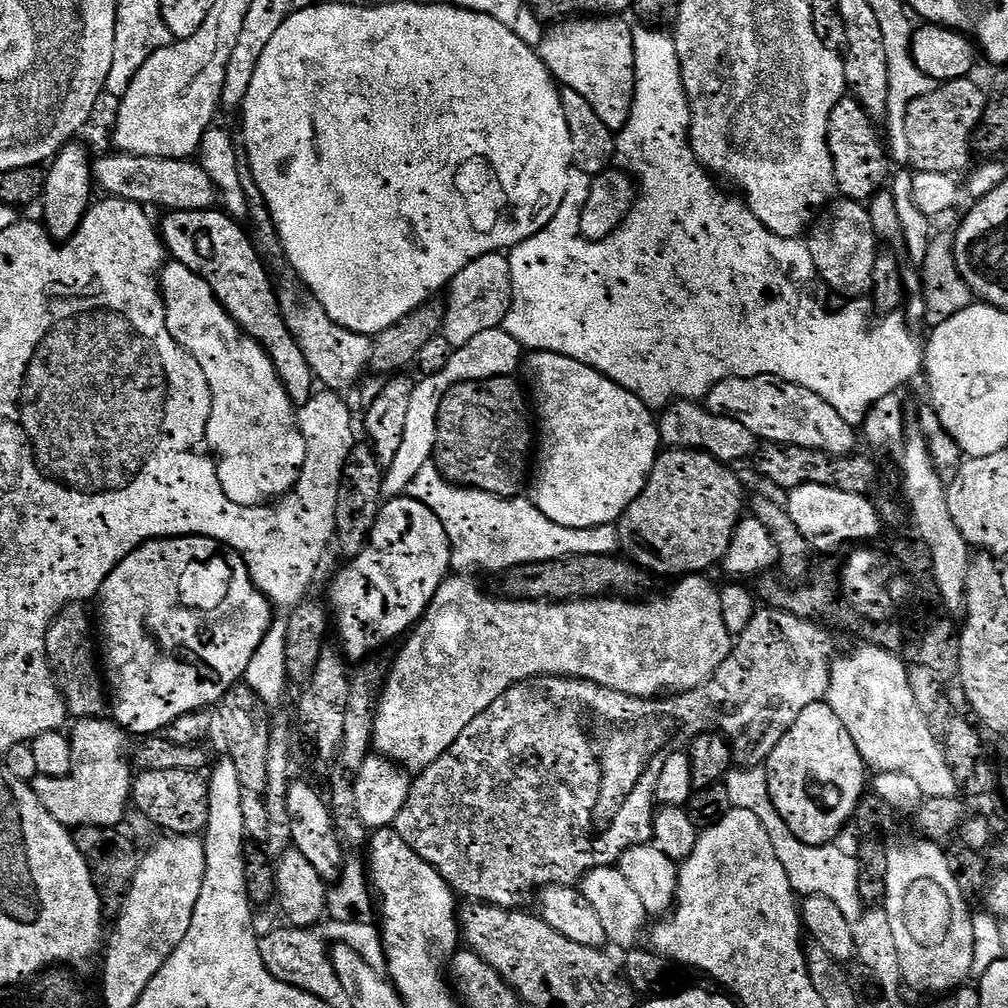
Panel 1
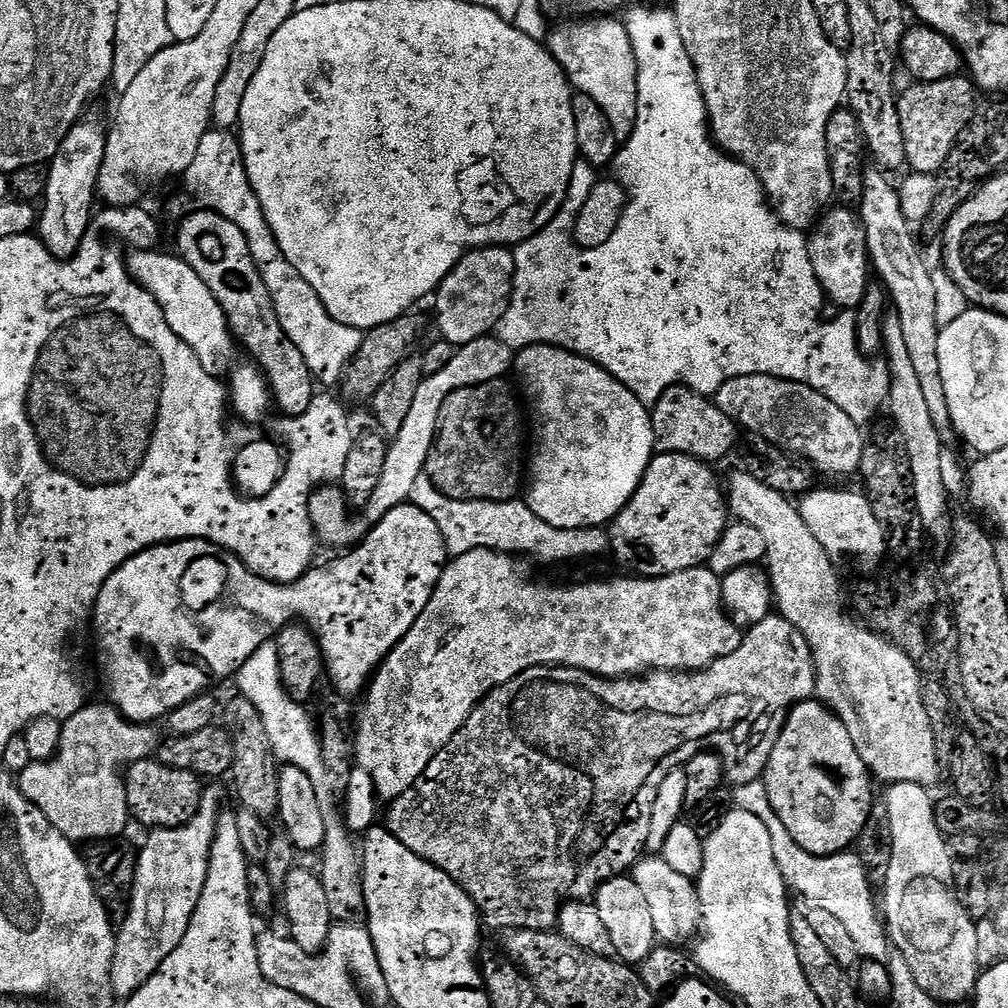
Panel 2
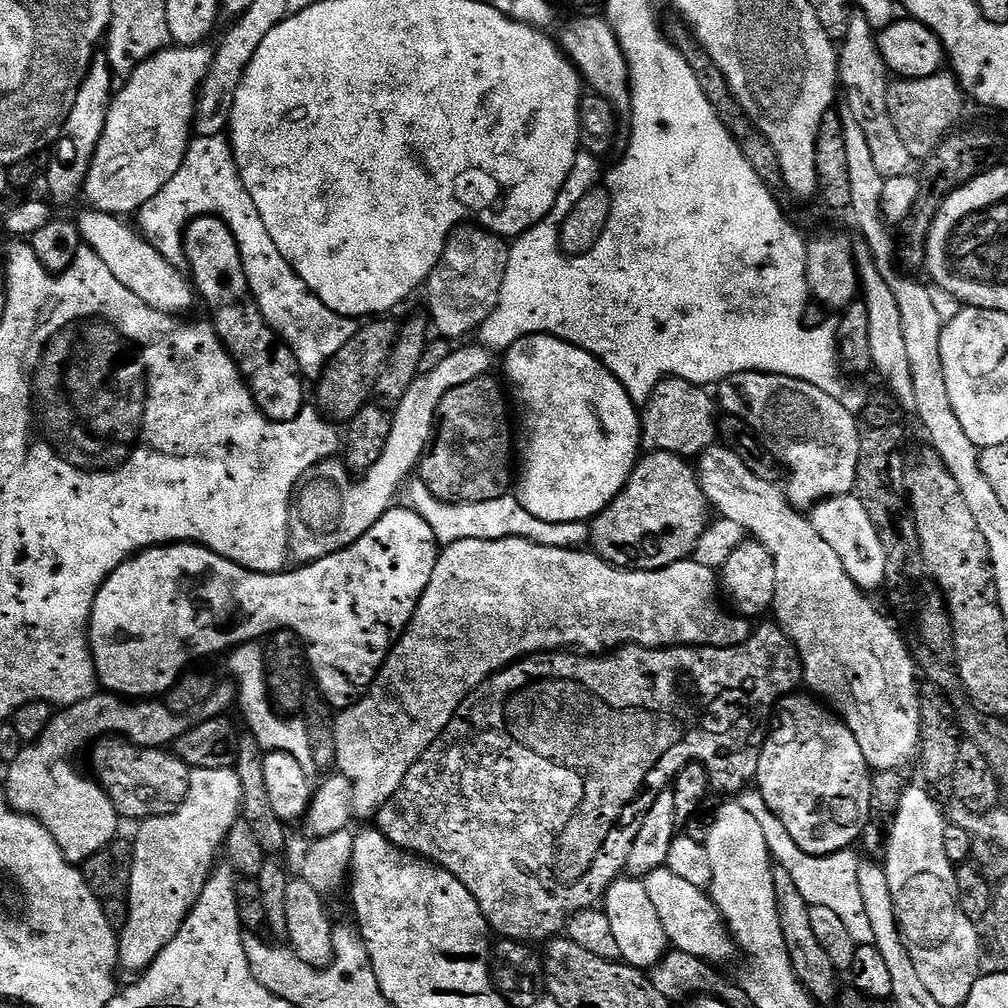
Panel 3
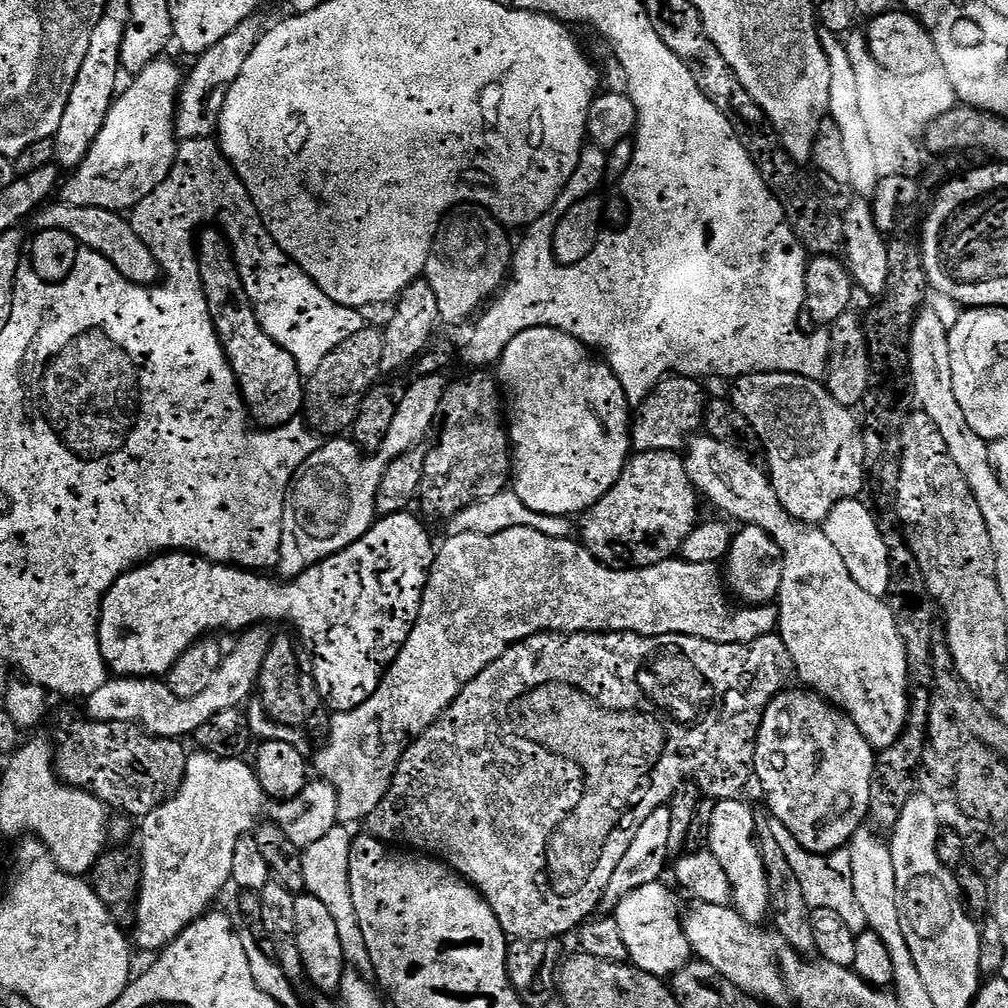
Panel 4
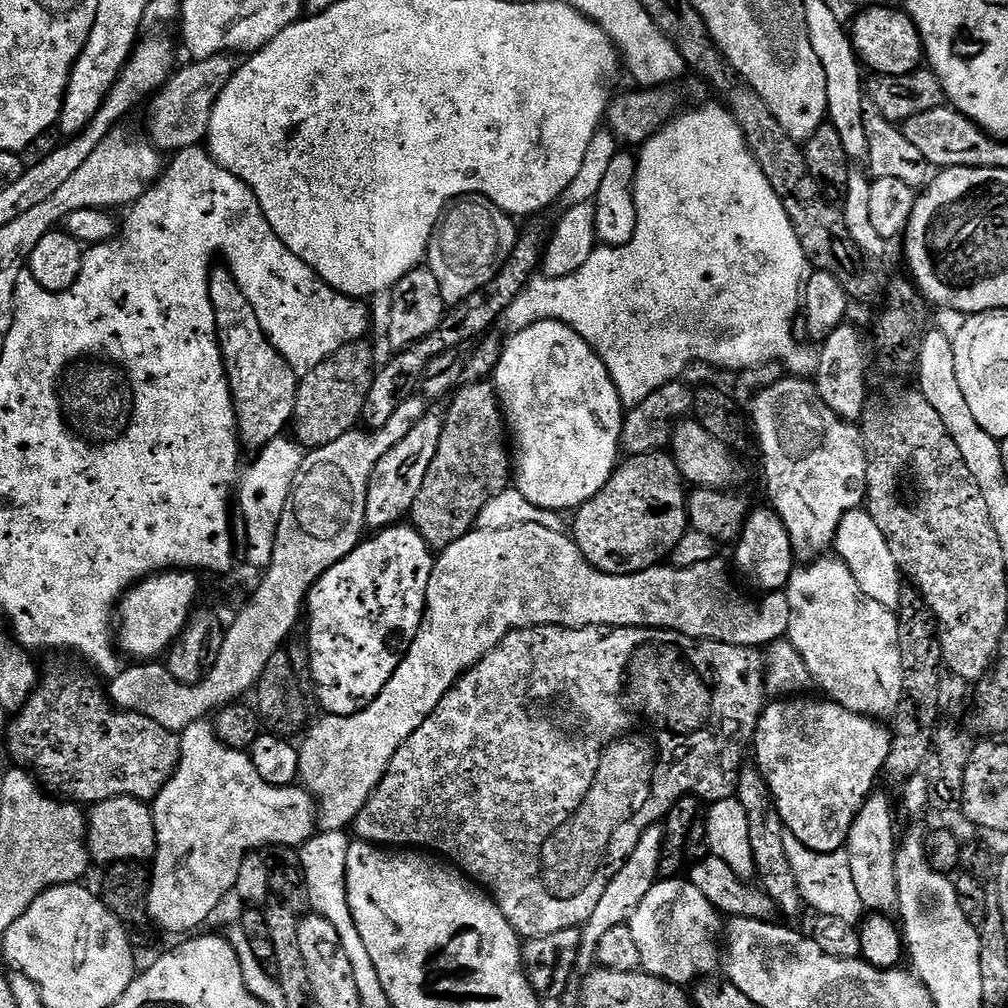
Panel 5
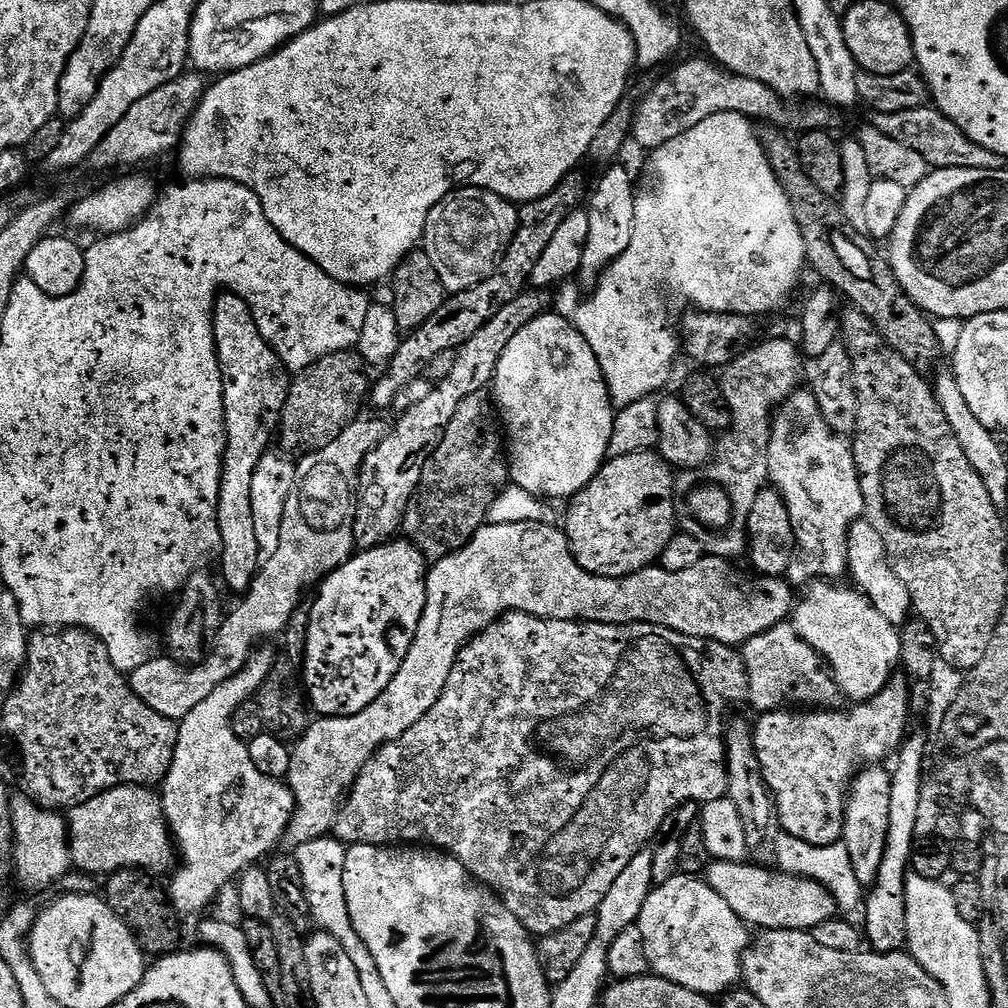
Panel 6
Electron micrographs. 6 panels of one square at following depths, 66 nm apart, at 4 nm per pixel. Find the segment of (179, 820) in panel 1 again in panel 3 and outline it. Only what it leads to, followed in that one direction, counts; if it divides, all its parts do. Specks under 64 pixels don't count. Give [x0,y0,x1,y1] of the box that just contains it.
[92,738,192,822]

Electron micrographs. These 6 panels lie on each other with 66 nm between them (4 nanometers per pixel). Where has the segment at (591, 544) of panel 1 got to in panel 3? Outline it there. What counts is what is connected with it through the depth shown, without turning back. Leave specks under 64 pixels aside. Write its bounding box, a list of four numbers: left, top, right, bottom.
[407,482,590,548]

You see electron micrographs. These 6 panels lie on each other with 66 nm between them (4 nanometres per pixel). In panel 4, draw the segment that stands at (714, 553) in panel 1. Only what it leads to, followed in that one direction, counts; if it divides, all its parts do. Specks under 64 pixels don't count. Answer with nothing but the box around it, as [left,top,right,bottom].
[578,452,701,570]

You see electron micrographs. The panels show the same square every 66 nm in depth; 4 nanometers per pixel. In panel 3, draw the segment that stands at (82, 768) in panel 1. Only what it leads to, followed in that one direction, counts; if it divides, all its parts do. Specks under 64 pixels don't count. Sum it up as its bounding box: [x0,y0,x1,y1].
[2,690,190,866]

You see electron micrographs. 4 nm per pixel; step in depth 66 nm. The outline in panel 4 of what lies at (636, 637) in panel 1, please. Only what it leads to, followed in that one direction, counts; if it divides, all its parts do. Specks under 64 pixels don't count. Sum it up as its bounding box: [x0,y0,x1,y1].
[314,526,780,826]

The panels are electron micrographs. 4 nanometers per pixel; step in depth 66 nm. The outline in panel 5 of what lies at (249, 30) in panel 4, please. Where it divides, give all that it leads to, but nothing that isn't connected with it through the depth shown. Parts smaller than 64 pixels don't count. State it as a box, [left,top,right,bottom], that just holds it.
[148,56,234,154]

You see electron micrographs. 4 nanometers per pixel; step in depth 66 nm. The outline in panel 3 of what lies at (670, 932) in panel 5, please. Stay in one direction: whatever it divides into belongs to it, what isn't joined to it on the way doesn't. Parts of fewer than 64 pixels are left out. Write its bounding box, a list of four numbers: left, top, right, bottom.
[602,878,670,970]

